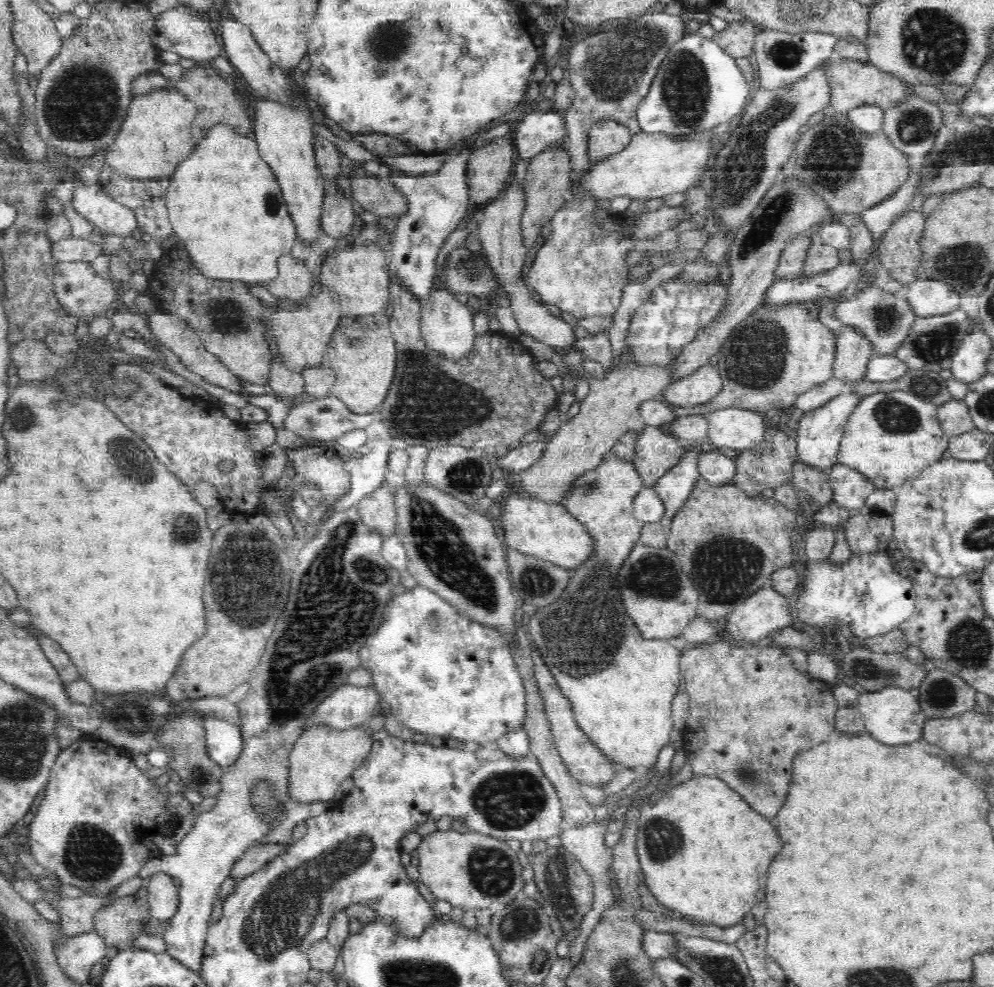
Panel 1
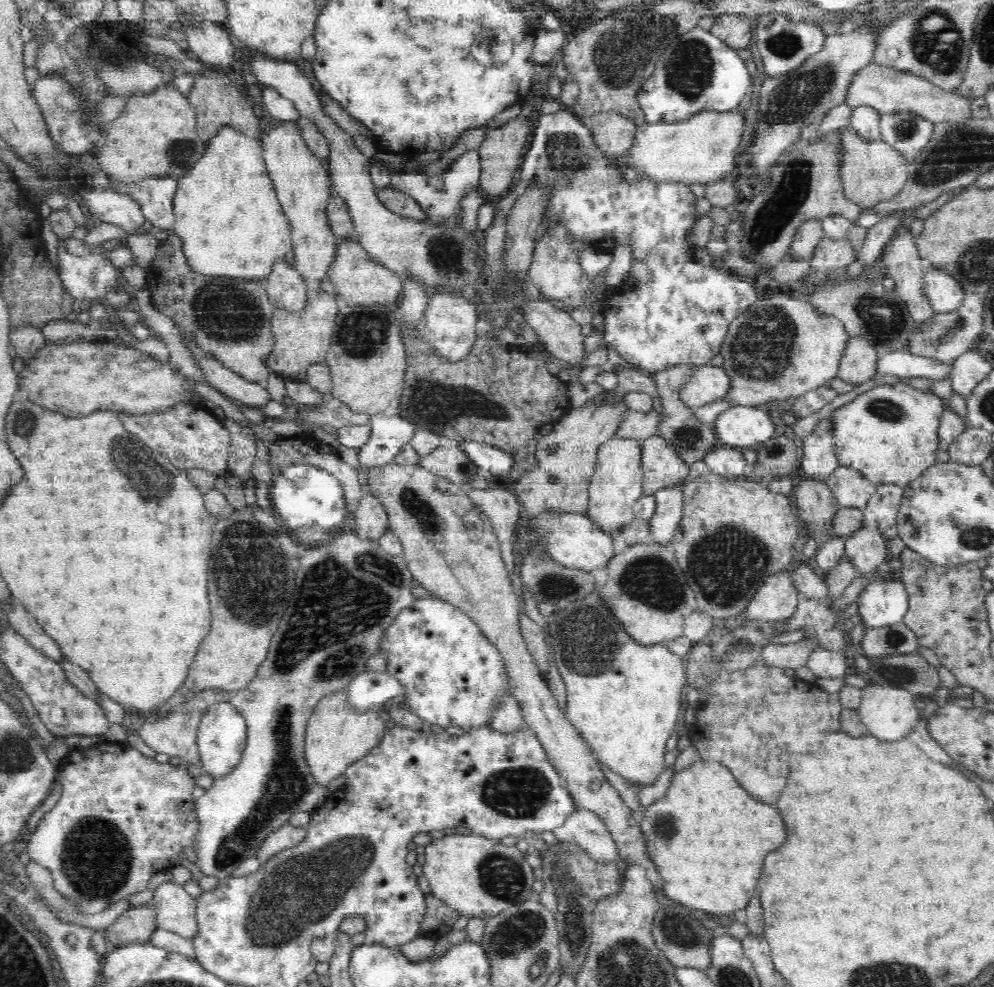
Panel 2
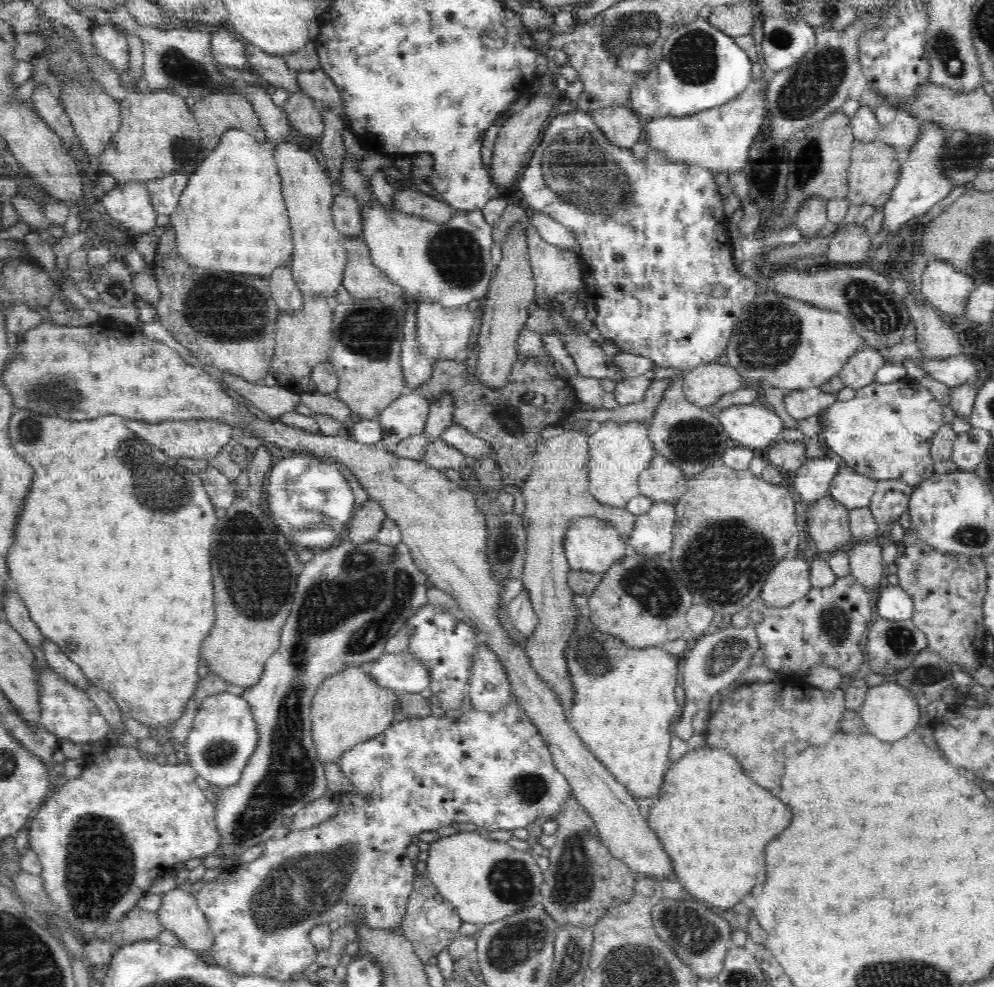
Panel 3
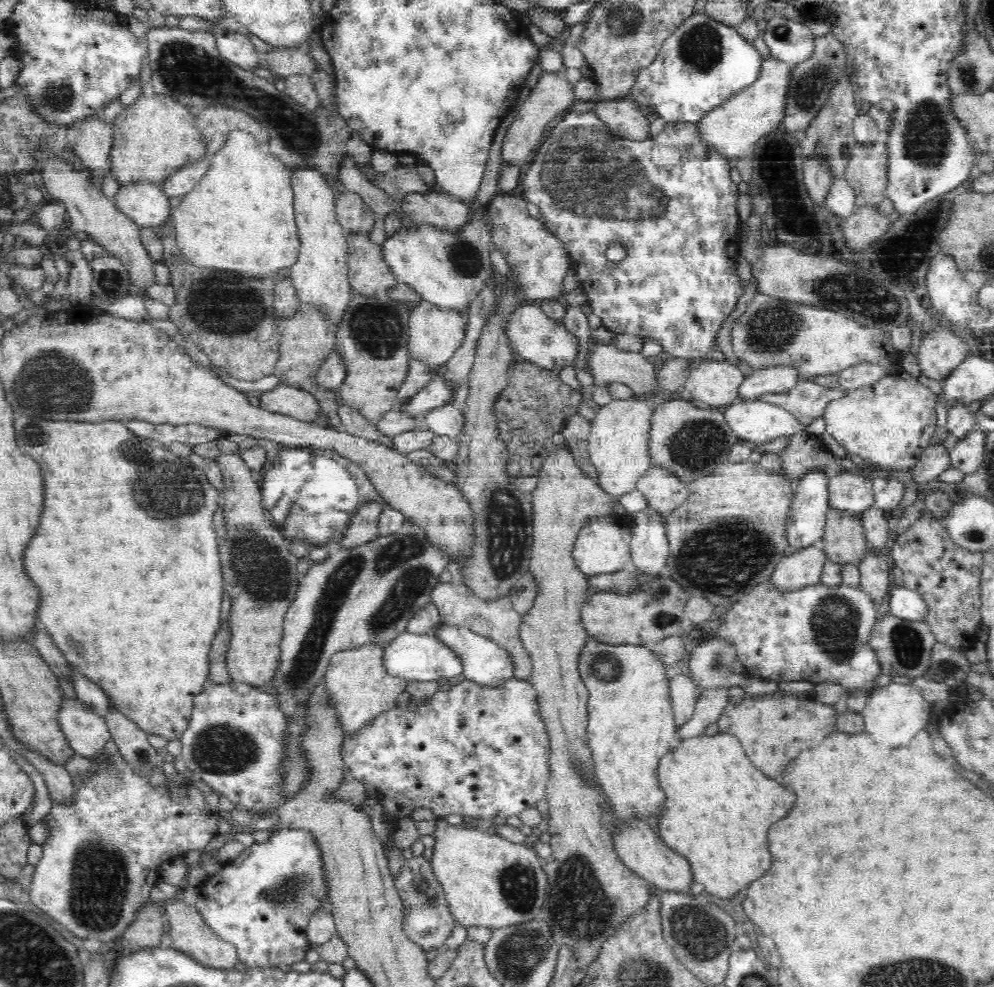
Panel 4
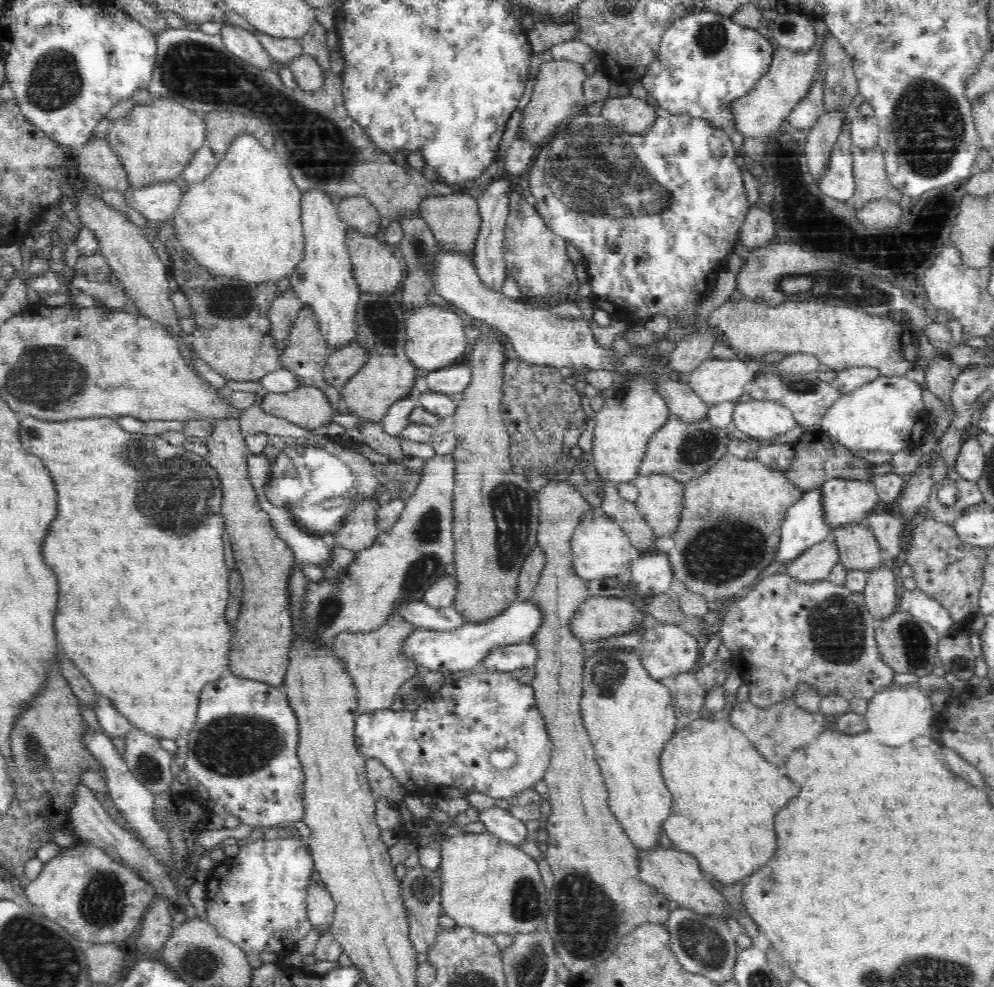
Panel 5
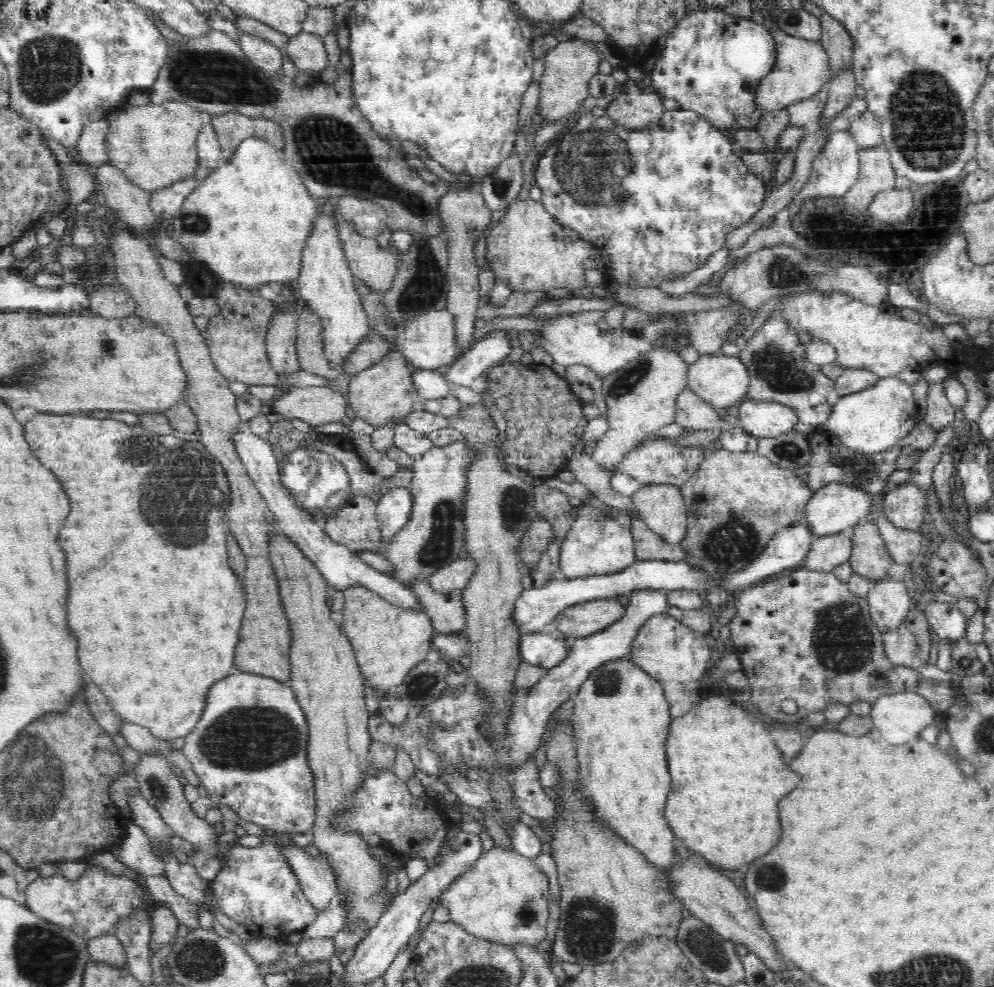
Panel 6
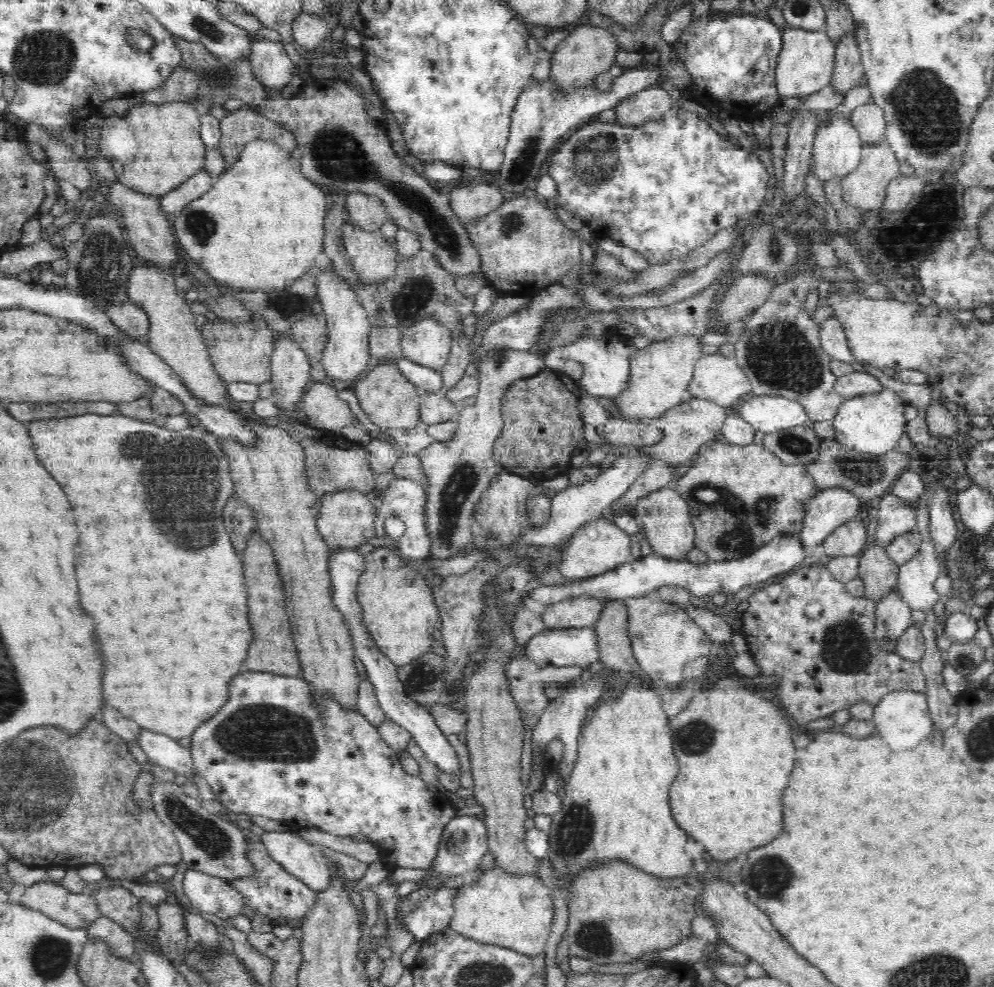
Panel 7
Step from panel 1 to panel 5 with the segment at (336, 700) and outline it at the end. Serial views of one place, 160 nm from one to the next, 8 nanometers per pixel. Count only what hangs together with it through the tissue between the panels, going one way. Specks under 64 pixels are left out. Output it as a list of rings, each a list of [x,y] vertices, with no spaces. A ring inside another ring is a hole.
[[[518,598],[506,611],[490,619],[488,623],[466,623],[456,631],[440,632],[418,628],[405,644],[404,653],[409,660],[415,660],[419,671],[451,673],[478,669],[490,650],[529,640],[542,626],[542,611],[532,600],[520,601]]]

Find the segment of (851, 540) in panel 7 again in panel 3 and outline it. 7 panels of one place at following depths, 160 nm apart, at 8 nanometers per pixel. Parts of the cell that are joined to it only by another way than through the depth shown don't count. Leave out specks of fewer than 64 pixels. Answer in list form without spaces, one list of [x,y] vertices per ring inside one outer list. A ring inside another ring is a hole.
[[[788,556],[774,565],[761,586],[760,598],[768,606],[790,606],[811,589],[810,574],[811,563],[804,557]]]

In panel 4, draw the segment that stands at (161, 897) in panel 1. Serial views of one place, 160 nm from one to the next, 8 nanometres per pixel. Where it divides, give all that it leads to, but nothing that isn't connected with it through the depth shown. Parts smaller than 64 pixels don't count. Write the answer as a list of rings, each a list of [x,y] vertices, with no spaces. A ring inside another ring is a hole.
[[[183,901],[167,902],[163,911],[166,912],[170,924],[166,943],[171,950],[180,951],[200,965],[213,970],[238,970],[241,968],[237,948],[233,944],[223,941],[206,924],[195,905],[188,905]]]

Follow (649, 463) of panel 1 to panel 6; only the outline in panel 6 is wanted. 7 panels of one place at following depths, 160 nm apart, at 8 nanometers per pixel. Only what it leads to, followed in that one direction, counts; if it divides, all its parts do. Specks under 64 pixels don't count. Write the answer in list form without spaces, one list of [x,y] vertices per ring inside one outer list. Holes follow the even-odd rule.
[[[640,486],[631,496],[638,518],[668,544],[680,544],[688,528],[687,508],[680,487]]]

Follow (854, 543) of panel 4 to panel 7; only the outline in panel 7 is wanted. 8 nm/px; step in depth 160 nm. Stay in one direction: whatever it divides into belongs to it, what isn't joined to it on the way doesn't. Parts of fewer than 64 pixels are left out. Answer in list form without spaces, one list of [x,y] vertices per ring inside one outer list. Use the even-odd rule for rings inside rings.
[[[876,541],[861,550],[857,565],[857,576],[864,583],[866,599],[879,602],[896,591],[899,564]]]

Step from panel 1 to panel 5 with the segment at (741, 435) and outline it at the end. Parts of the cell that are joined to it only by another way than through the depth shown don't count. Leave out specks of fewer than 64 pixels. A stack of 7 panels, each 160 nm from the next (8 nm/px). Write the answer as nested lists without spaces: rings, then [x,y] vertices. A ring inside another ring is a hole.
[[[745,397],[735,407],[731,427],[754,439],[769,440],[797,428],[792,412],[774,401]]]

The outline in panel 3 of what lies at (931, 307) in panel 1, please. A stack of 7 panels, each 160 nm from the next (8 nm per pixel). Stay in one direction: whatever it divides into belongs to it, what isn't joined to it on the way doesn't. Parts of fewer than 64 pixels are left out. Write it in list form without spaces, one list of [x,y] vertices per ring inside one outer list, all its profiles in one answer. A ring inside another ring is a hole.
[[[930,258],[921,275],[921,292],[940,313],[964,314],[968,298],[977,287],[973,277],[957,272],[948,261]]]

